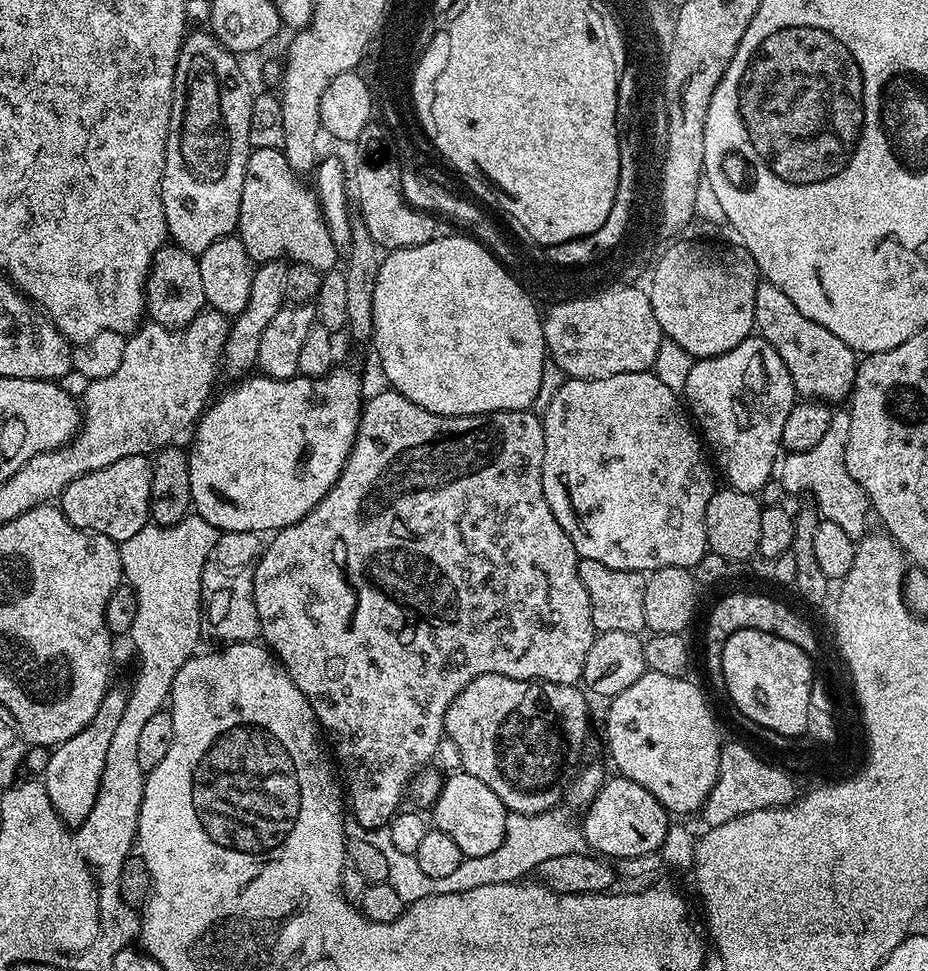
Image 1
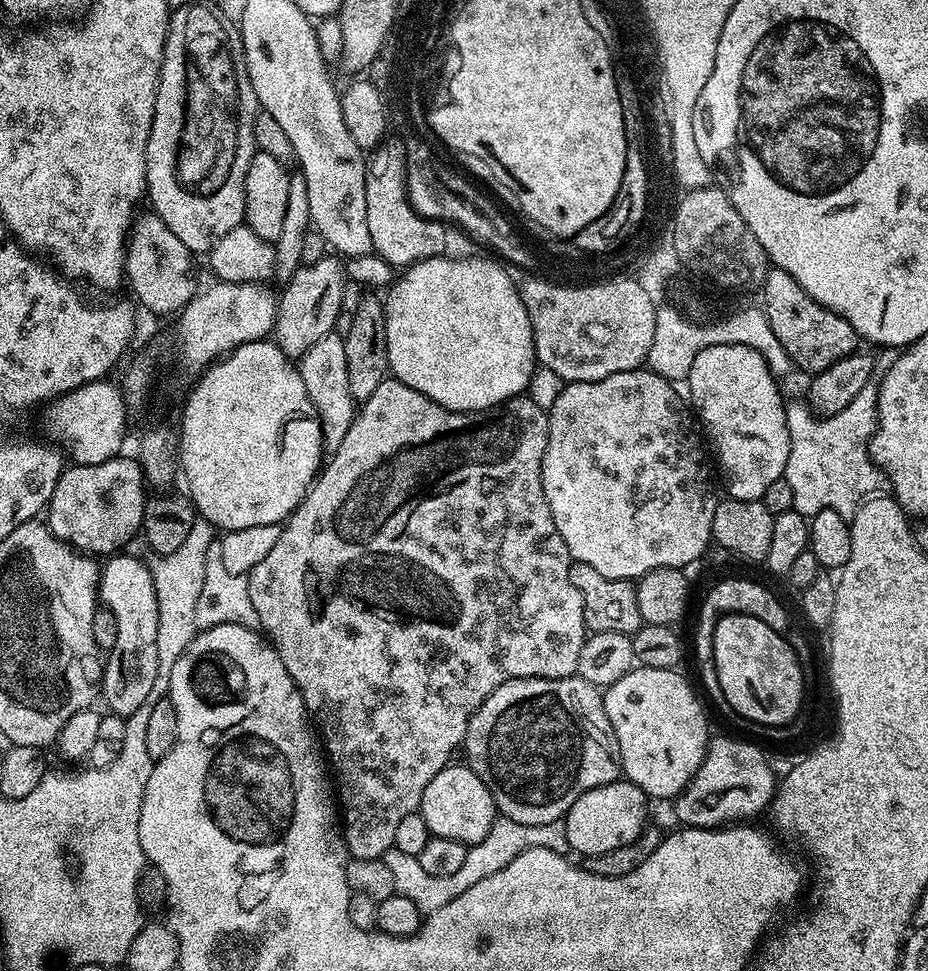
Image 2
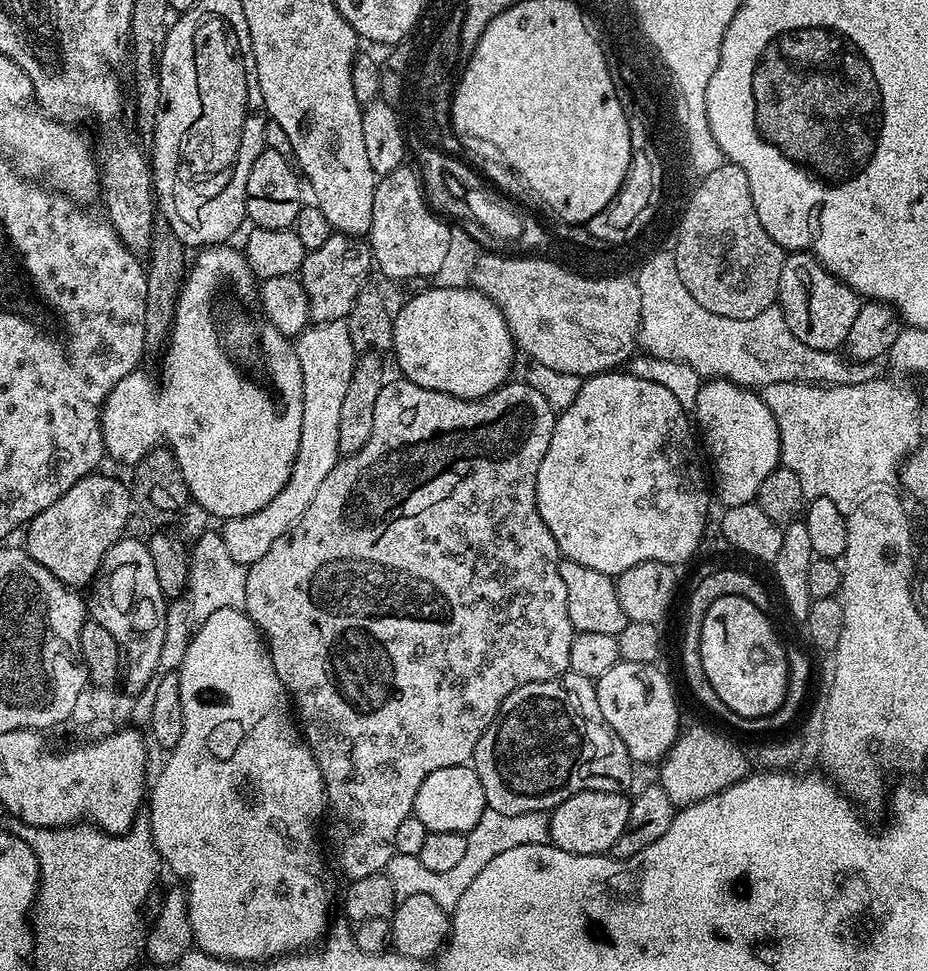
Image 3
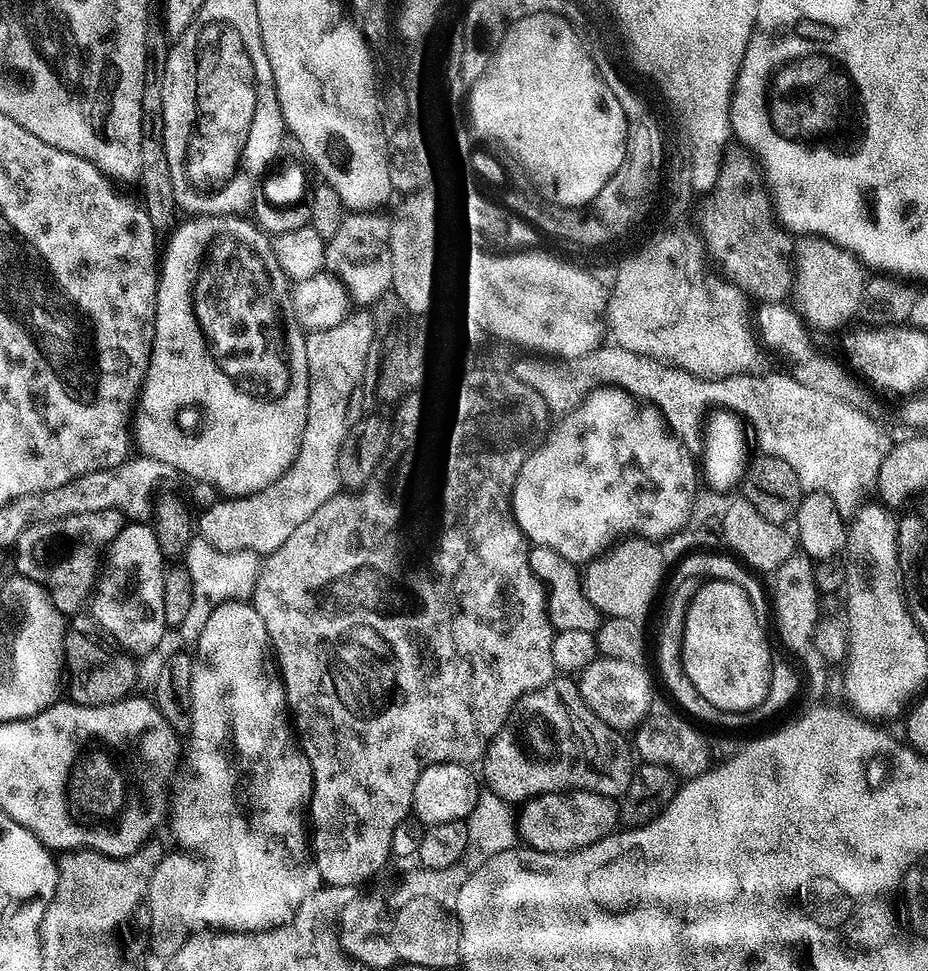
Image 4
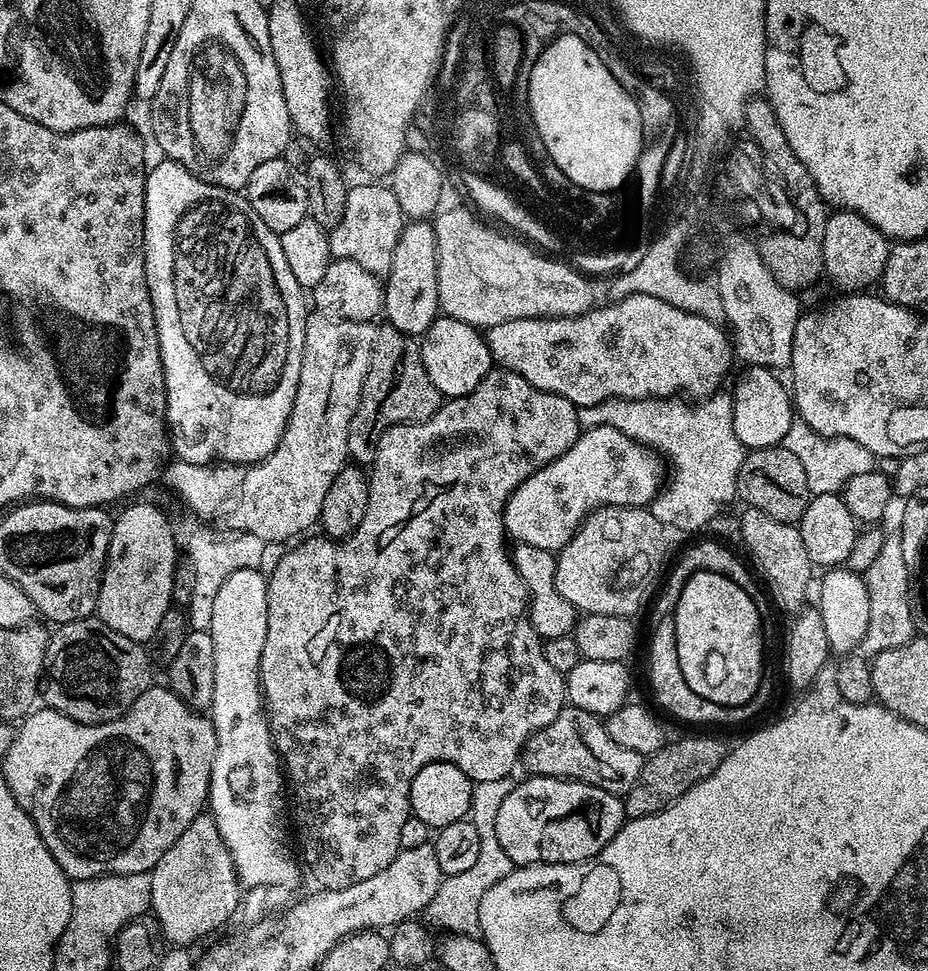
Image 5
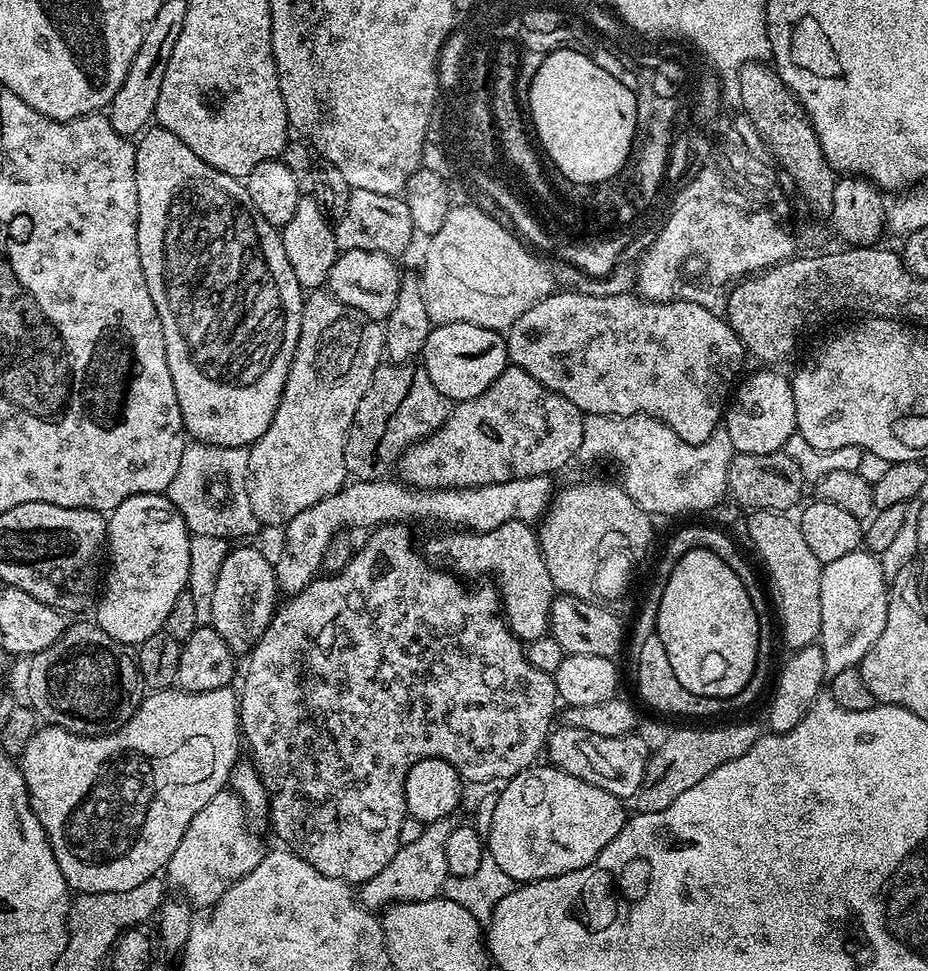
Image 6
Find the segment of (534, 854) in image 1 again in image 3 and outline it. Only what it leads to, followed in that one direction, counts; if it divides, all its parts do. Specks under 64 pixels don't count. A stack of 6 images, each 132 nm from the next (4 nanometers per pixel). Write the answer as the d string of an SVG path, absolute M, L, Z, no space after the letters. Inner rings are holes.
M487 807L478 826L474 826L474 830L466 834L468 838L466 854L462 857L462 862L458 862L458 866L452 867L451 870L442 870L442 874L437 874L435 870L426 870L419 856L394 855L390 858L386 869L390 886L394 886L394 894L400 900L410 898L410 894L427 894L429 898L434 898L434 902L438 902L438 906L451 910L455 908L458 898L466 894L470 882L474 882L474 878L478 878L478 874L482 874L482 870L486 870L486 866L490 866L490 861L498 858L498 854L503 854L505 850L514 850L514 846L549 843L548 817L547 812L498 814L498 810Z

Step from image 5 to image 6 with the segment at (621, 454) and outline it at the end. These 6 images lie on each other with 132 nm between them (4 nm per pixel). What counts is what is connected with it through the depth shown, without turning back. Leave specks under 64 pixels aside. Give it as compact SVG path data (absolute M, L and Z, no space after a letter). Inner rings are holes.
M551 475L518 478L481 488L414 488L393 480L381 478L345 483L334 494L322 498L322 502L306 506L302 514L294 514L294 518L283 525L284 541L280 544L280 553L274 556L277 589L284 594L301 592L316 579L322 569L322 554L326 554L326 546L330 546L330 538L341 530L372 530L381 524L437 520L440 524L448 524L444 526L455 526L460 530L489 532L515 520L524 524L539 521L554 499Z

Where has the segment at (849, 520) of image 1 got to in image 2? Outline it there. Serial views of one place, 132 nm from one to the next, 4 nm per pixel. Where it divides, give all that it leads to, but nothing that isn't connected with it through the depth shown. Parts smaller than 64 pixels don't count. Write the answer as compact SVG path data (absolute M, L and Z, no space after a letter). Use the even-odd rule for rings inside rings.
M872 382L863 386L844 410L832 415L819 415L804 402L787 405L786 426L790 434L790 454L782 479L790 482L790 490L794 493L792 507L798 514L811 518L829 508L845 518L851 518L865 500L883 493L889 487L888 475L868 453L868 443L876 429L876 389L877 385Z

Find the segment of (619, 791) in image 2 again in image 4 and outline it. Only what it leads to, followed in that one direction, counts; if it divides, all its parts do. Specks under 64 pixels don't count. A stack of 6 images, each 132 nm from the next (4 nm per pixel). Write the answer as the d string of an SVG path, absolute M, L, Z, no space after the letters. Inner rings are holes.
M555 792L545 796L536 796L533 800L525 800L518 812L518 836L527 847L536 848L539 852L577 852L580 848L589 848L594 842L598 842L604 836L611 836L618 824L618 808L607 796L599 796L596 792Z

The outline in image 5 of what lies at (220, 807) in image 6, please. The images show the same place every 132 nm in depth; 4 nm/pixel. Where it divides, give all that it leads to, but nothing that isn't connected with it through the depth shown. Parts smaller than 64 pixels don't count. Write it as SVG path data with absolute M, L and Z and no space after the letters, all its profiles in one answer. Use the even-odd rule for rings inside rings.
M202 814L182 830L182 838L162 854L162 858L152 867L152 902L151 915L155 917L163 939L172 946L192 946L195 940L216 932L235 912L242 900L242 885L236 879L236 867L232 861L226 842L222 842L222 834L218 834L218 826L211 815Z

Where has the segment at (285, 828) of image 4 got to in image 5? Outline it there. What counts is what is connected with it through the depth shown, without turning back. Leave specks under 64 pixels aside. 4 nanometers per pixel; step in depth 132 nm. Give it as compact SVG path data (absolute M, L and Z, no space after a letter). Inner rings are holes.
M247 568L247 569L246 569L246 570L234 570L234 574L230 574L230 578L226 578L226 582L222 582L222 587L221 587L221 588L219 588L219 589L218 589L218 595L216 595L216 597L215 597L215 598L214 598L214 615L213 615L213 616L211 616L211 617L210 617L210 626L209 626L209 627L208 627L208 631L209 631L209 632L211 632L211 634L212 634L212 637L213 637L213 638L214 638L214 696L213 696L213 698L212 698L212 707L211 707L211 709L210 709L210 719L211 719L211 722L212 722L212 725L213 725L213 726L214 726L214 734L215 734L215 735L216 735L216 743L217 743L217 745L216 745L216 753L215 753L215 754L214 754L214 766L213 766L213 767L212 767L212 769L211 769L211 770L210 770L210 786L209 786L209 787L208 787L208 802L207 802L207 805L206 805L206 808L207 808L207 811L208 811L208 812L209 812L209 813L210 813L210 815L211 815L211 818L212 818L212 821L214 821L214 823L215 823L215 824L216 824L216 825L217 825L217 826L218 826L218 834L222 834L222 842L226 842L226 846L227 846L227 847L228 847L228 849L229 849L229 850L230 850L230 854L231 854L231 855L232 855L232 861L233 861L233 862L234 862L234 866L235 866L235 867L236 867L236 879L237 879L237 880L239 880L239 881L240 881L240 883L241 883L241 885L243 885L243 887L244 887L244 888L245 888L245 889L248 889L248 890L260 890L260 889L263 889L263 888L264 888L264 887L265 887L265 886L264 886L264 885L263 885L263 884L269 884L269 886L270 886L270 887L272 887L272 888L288 888L288 887L290 887L290 886L291 886L291 884L292 884L292 883L294 883L294 882L295 882L295 880L296 880L296 879L298 879L298 878L299 878L299 876L300 876L300 868L301 868L301 865L300 865L300 864L299 864L299 863L298 863L298 860L297 860L297 864L298 864L298 865L296 865L296 860L295 860L295 858L294 858L294 857L292 857L292 852L291 852L291 850L290 850L290 849L288 849L288 840L289 840L289 844L290 844L290 832L289 832L289 829L288 829L288 832L287 832L287 830L286 830L286 829L284 829L284 820L285 820L285 824L286 824L286 780L285 780L285 777L284 777L284 776L283 776L283 775L282 775L282 765L281 765L281 763L280 763L280 756L279 756L279 755L278 755L278 754L277 754L277 753L276 753L276 743L274 743L274 742L273 742L273 740L272 740L272 731L271 731L271 730L270 730L270 726L269 726L269 725L268 725L268 714L267 714L267 711L266 711L266 709L265 709L265 707L264 707L264 693L263 693L263 692L261 692L261 691L260 691L260 663L261 663L261 662L262 662L262 650L263 650L263 649L264 649L264 647L265 647L265 646L266 646L266 622L267 622L267 621L268 621L268 582L267 582L267 579L266 579L266 576L265 576L265 573L264 573L264 572L263 572L263 571L261 571L261 569L260 569L260 568Z

